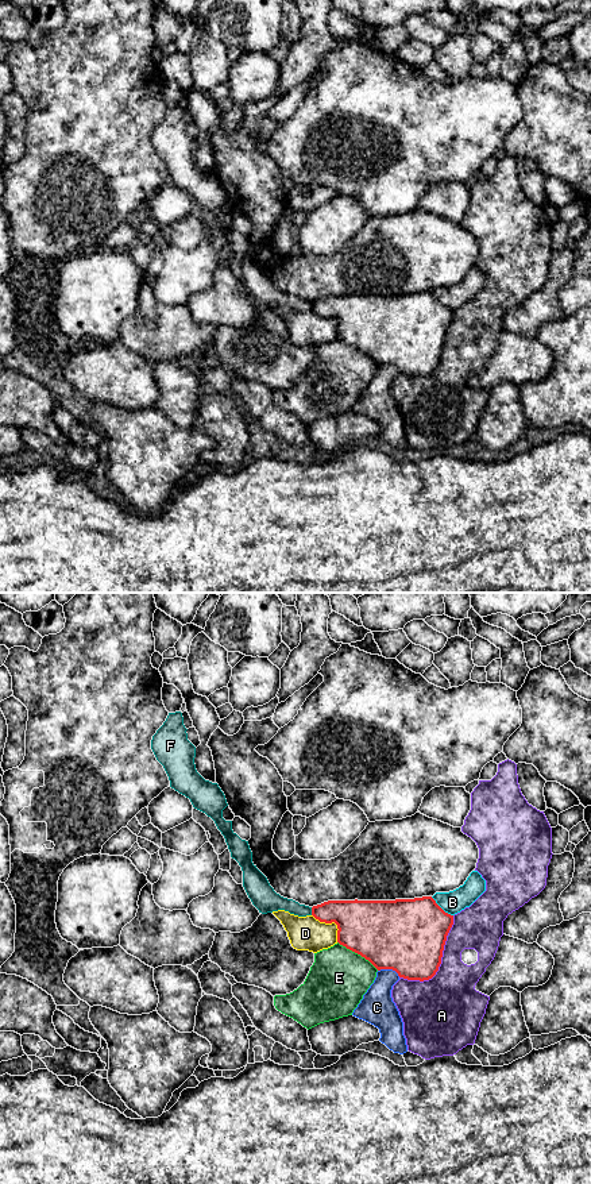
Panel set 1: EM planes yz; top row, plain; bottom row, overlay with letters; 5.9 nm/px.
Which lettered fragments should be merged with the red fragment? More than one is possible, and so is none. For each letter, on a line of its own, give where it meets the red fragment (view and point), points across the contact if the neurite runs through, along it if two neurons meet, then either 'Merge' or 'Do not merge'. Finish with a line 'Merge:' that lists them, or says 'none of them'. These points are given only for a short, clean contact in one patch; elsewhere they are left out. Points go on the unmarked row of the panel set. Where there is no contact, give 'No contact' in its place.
A: Touches red at yz (440, 358). Do not merge
B: Touches red at yz (440, 303). Do not merge
C: Touches red at yz (389, 363). Do not merge
D: Touches red at yz (332, 316). Do not merge
E: Touches red at yz (358, 348). Do not merge
F: Touches red at yz (312, 307). Boundary: yz (311, 303), (312, 309). Do not merge
Merge: none of them

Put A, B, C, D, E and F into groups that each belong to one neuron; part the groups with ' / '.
A / B / C / D / E / F

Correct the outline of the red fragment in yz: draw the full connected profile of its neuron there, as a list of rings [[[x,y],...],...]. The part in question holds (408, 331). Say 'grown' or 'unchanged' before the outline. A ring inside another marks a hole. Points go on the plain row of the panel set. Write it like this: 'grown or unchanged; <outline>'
unchanged; [[[432,292],[395,296],[328,296],[312,302],[312,311],[320,317],[337,320],[337,338],[368,355],[378,366],[393,365],[407,375],[429,375],[441,359],[447,331],[453,311],[445,308]]]

